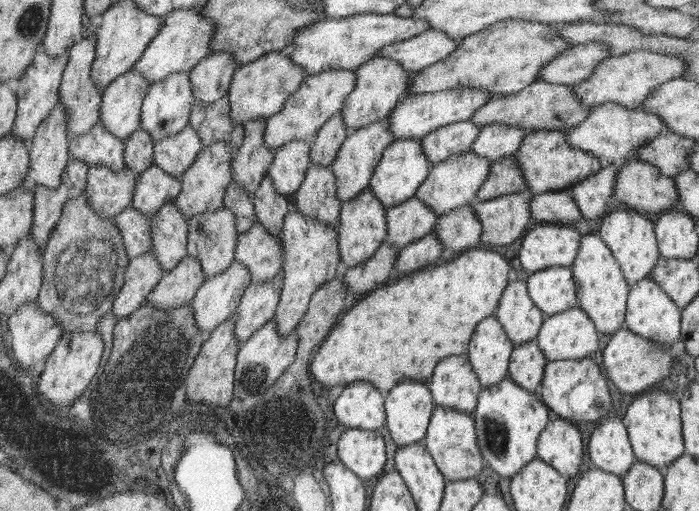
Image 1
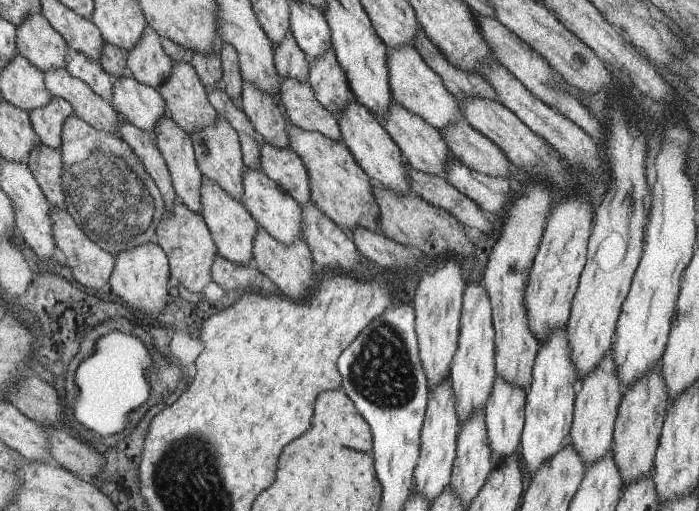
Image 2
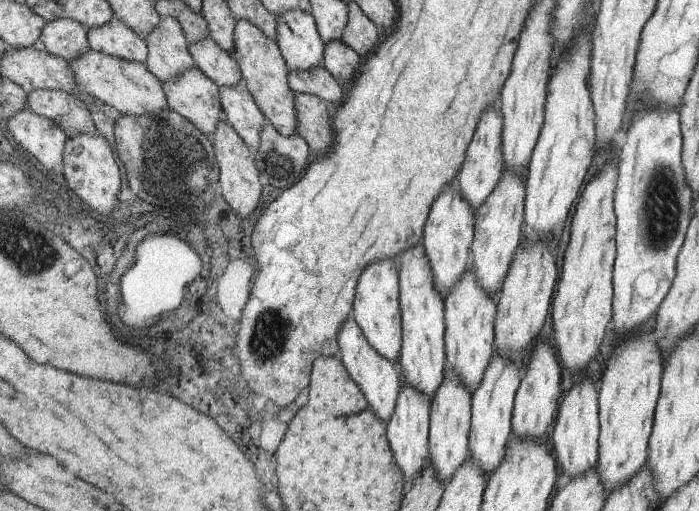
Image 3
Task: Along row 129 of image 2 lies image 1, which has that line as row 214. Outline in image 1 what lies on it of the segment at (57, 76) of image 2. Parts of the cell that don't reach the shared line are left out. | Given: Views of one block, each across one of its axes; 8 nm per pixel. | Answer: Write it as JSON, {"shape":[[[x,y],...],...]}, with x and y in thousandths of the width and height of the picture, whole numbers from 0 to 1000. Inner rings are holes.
{"shape":[[[137,321],[126,335],[124,368],[120,374],[137,423],[166,423],[189,399],[195,348],[192,333],[179,327],[172,337],[149,321]]]}

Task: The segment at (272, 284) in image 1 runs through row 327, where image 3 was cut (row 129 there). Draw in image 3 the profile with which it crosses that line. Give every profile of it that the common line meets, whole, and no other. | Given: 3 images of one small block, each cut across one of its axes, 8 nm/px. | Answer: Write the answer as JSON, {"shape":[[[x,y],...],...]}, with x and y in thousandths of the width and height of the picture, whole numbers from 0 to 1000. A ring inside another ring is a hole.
{"shape":[[[345,157],[338,168],[318,168],[313,172],[315,207],[318,207],[323,237],[342,256],[343,270],[361,294],[372,290],[372,254],[382,235],[372,219],[372,209],[361,192],[359,178]]]}

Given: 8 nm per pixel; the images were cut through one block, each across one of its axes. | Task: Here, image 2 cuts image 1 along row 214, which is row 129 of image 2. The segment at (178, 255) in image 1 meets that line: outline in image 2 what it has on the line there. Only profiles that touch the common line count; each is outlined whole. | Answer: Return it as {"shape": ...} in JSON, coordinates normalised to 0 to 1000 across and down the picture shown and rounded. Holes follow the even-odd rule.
{"shape":[[[240,223],[227,231],[220,256],[225,266],[226,290],[233,301],[246,346],[250,378],[262,391],[268,405],[286,417],[290,407],[288,368],[292,344],[280,317],[279,288],[273,276],[273,264],[262,249],[250,241]]]}

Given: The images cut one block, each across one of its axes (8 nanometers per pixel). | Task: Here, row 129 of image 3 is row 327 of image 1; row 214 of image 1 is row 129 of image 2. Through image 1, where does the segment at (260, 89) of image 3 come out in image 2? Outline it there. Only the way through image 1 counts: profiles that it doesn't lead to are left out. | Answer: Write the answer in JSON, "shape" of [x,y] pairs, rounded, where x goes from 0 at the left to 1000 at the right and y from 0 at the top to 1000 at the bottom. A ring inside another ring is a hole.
{"shape":[[[415,247],[416,286],[438,319],[445,354],[445,391],[479,436],[501,456],[515,444],[544,452],[544,405],[535,382],[532,352],[516,327],[498,288],[488,276],[475,274],[461,260]]]}

